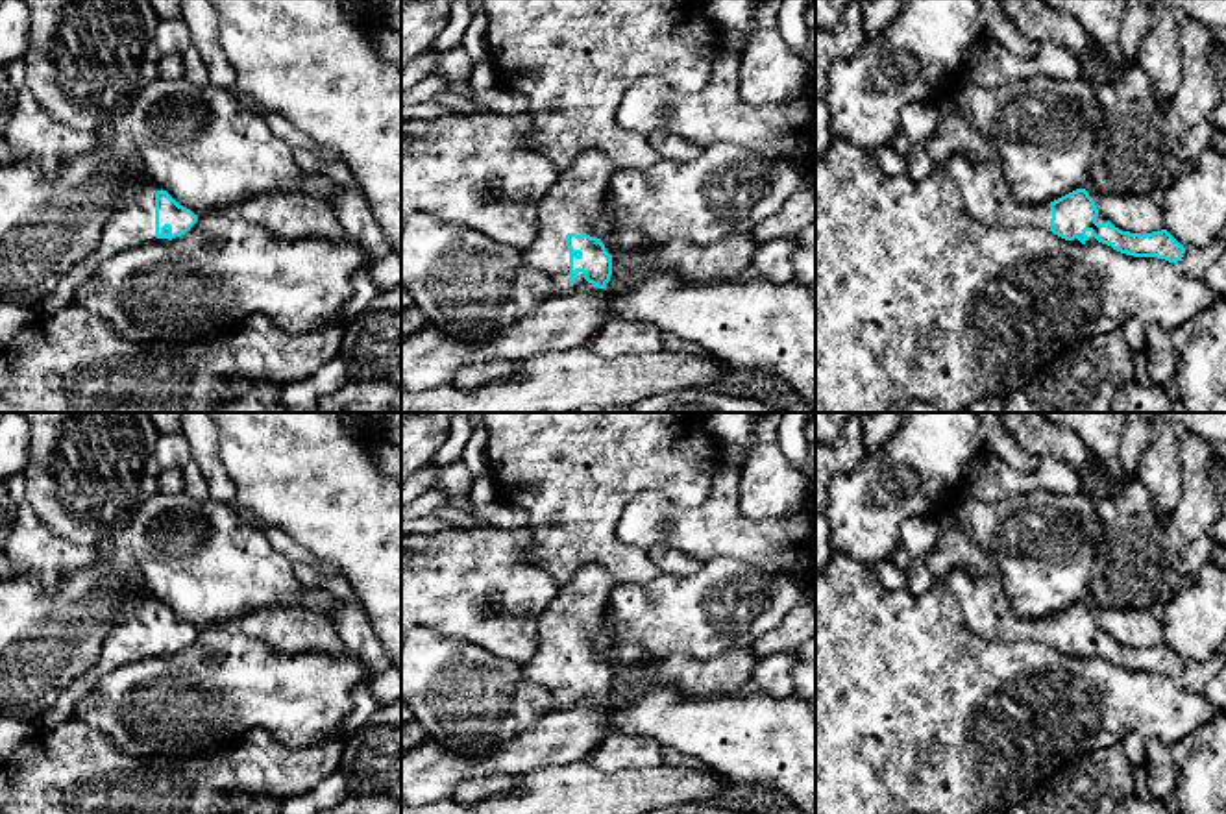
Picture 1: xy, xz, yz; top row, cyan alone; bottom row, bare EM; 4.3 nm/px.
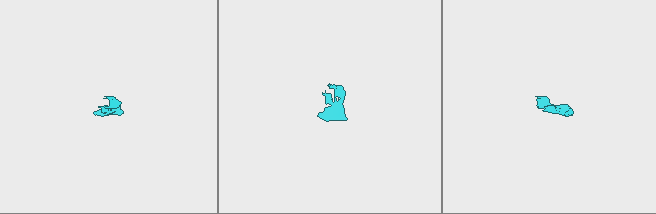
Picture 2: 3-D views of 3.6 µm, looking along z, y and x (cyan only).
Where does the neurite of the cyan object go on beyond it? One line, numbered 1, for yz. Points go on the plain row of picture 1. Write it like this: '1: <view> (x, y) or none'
1: yz (986, 611)

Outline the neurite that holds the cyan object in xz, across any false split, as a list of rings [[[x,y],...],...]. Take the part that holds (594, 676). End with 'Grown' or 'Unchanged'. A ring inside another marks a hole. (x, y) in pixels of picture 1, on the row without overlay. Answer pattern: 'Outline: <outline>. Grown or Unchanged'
Outline: [[[581,566],[540,618],[538,646],[523,673],[551,692],[553,710],[588,697],[605,703],[610,696],[612,670],[601,651],[607,644],[603,614],[614,586],[605,566]]]. Grown

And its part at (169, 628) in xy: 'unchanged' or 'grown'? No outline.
grown

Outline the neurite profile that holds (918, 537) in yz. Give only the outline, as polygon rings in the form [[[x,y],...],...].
[[[936,516],[910,518],[902,524],[899,546],[902,546],[912,559],[926,561],[938,538]]]

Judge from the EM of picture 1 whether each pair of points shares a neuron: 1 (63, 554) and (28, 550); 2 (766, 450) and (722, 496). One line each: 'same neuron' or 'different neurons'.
1: same neuron
2: different neurons

